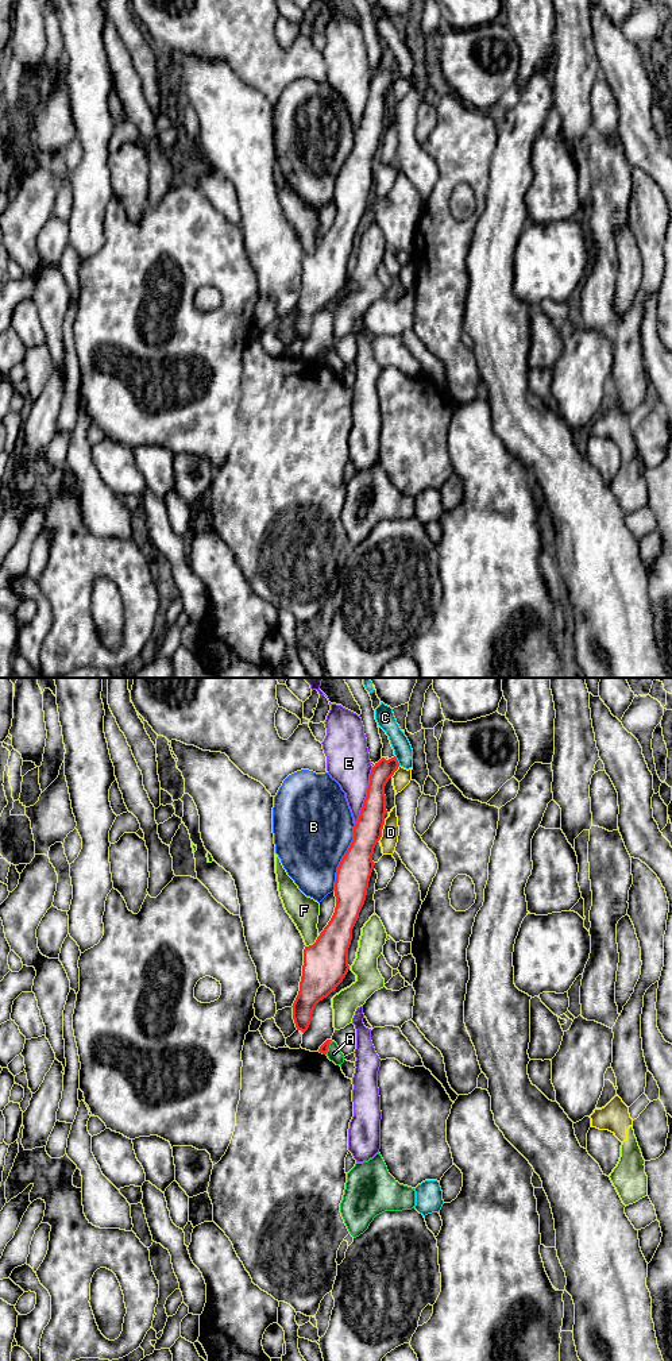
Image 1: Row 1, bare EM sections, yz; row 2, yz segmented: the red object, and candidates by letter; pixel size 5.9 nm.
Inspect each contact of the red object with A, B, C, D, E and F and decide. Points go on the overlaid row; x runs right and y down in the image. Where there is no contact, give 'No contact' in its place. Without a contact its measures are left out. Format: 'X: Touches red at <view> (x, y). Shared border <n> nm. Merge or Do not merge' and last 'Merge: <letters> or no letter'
A: Touches red at yz (328, 1047). Shared border 90 nm. Do not merge
B: Touches red at yz (343, 858). Shared border 420 nm. Do not merge
C: Touches red at yz (397, 760). Shared border 70 nm. Do not merge
D: Touches red at yz (381, 831). Shared border 130 nm. Do not merge
E: Touches red at yz (367, 795). Shared border 360 nm. Do not merge
F: Touches red at yz (315, 943). Shared border 100 nm. Do not merge
Merge: no letter

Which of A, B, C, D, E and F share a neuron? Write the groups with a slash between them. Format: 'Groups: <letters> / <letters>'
Groups: A / B / C / D / E / F

